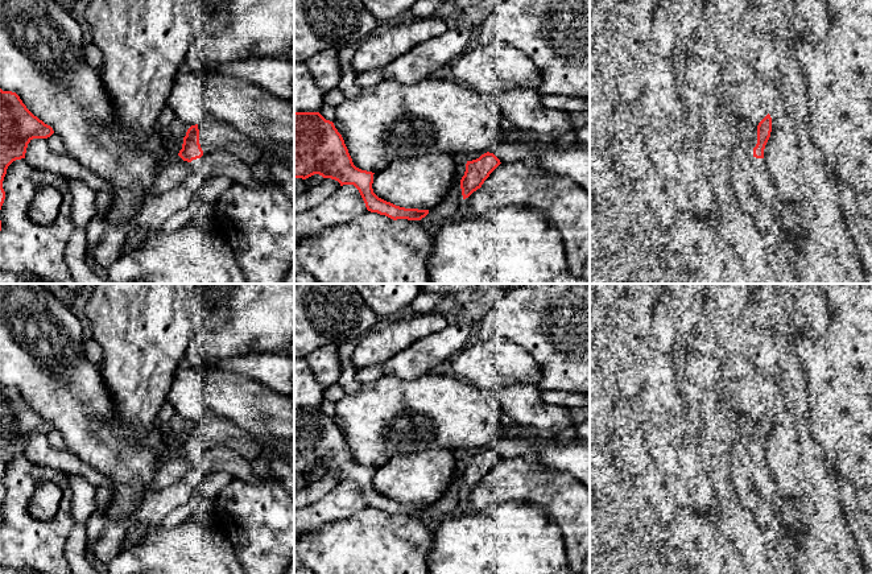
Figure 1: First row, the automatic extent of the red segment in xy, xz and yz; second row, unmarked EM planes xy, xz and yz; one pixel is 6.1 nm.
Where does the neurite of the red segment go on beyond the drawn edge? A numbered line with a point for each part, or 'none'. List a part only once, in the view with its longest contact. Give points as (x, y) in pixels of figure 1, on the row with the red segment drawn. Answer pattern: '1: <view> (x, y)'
1: xy (214, 136)

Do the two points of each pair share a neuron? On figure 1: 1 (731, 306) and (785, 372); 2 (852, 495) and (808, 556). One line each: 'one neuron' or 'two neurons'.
1: two neurons
2: two neurons

